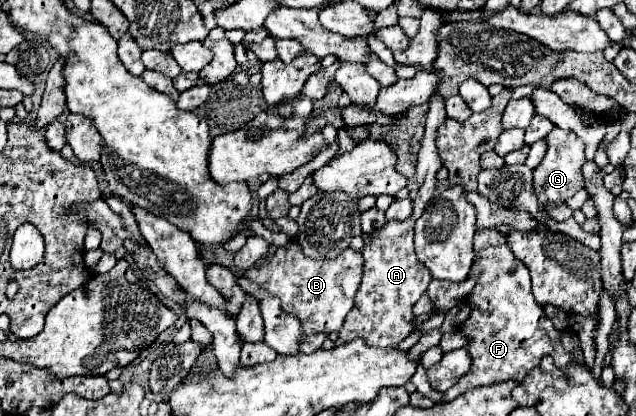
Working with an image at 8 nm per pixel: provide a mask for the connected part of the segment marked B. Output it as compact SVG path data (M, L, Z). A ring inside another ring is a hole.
M298 243L278 247L268 265L248 269L246 279L266 289L282 301L282 309L300 319L304 335L332 333L344 323L344 317L354 307L354 297L362 279L362 253L348 247L334 259L306 259Z

